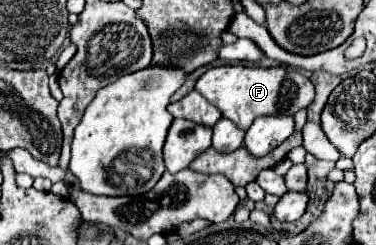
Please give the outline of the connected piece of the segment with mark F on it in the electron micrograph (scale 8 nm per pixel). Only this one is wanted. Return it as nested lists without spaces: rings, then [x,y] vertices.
[[[249,65],[211,67],[199,77],[195,89],[215,107],[219,107],[223,117],[231,119],[245,131],[261,115],[295,115],[295,111],[309,107],[315,97],[315,89],[309,77],[285,67],[273,67],[273,69],[249,67]]]

